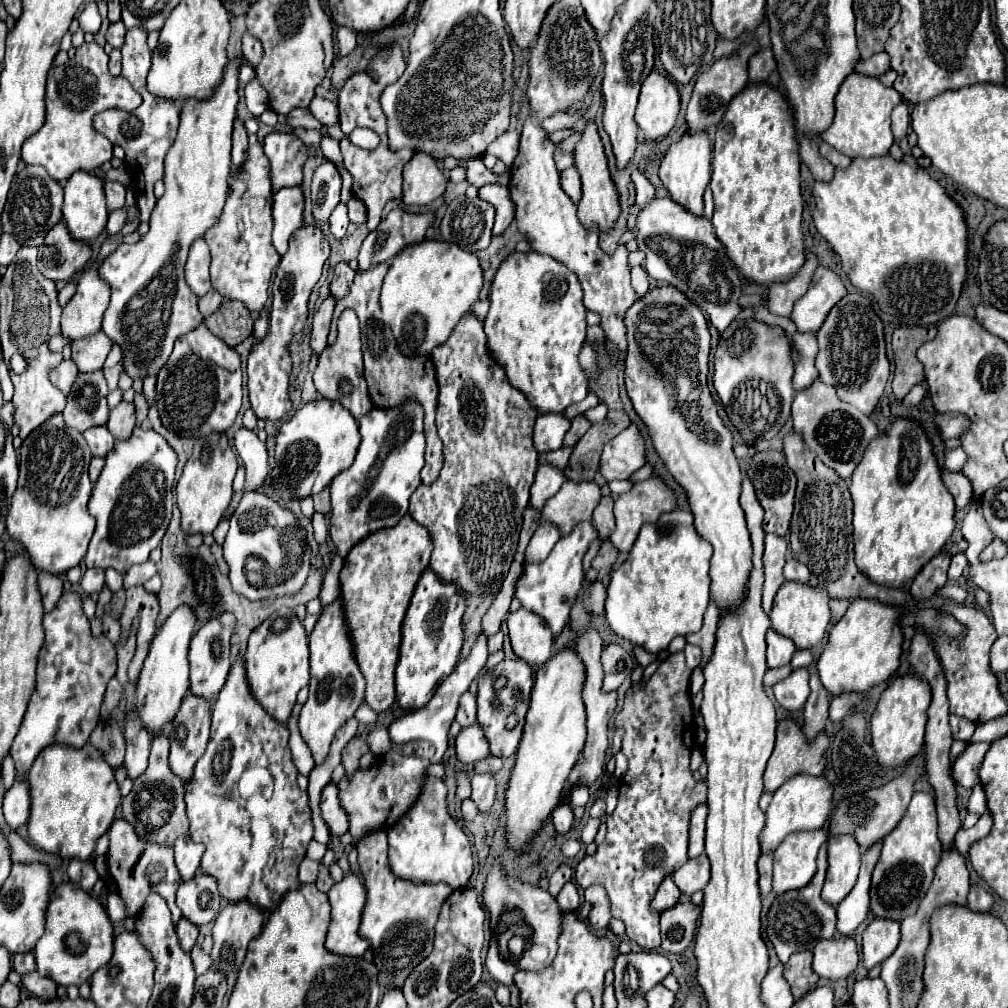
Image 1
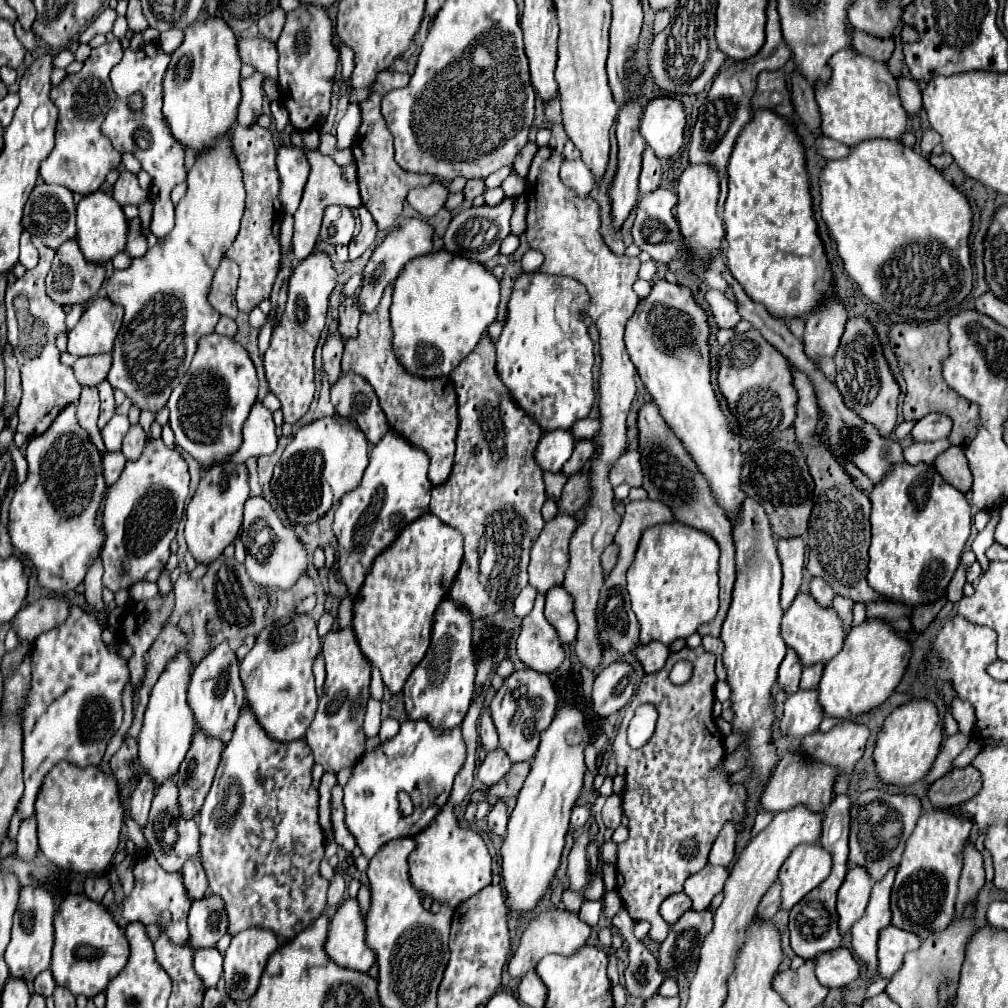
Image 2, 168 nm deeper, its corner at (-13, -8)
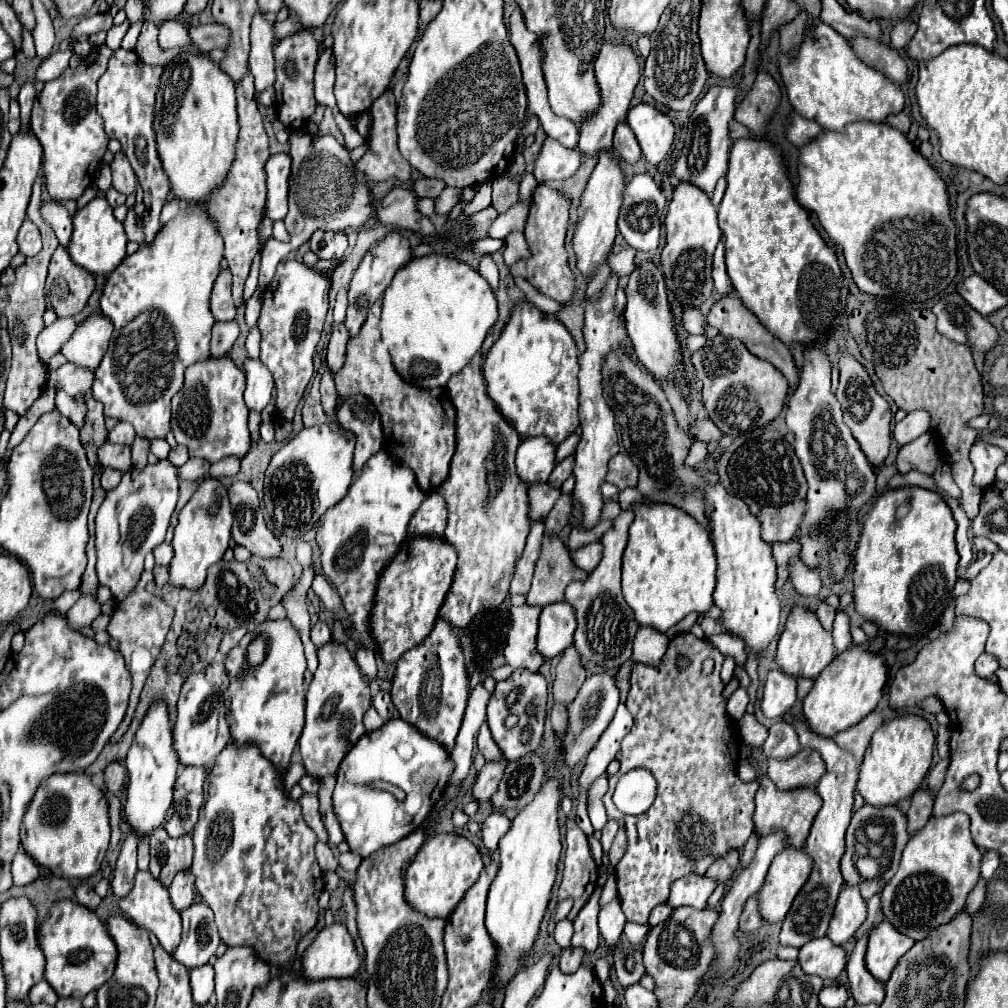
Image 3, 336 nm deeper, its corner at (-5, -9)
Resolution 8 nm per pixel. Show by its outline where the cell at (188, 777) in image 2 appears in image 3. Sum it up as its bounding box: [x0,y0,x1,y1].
[166,767,208,837]

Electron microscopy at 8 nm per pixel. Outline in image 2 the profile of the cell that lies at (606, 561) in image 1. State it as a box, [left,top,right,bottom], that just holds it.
[602,544,618,574]

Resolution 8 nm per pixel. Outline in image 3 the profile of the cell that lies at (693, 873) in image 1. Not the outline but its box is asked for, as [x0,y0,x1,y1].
[668,873,718,909]

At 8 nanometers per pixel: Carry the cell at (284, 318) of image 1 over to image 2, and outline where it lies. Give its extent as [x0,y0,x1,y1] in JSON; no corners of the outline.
[264,252,338,424]

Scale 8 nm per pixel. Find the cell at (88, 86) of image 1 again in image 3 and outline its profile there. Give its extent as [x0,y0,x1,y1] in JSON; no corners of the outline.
[30,45,112,199]

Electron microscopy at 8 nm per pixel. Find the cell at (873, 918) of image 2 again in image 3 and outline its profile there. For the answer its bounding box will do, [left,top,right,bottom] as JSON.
[846,931,884,1005]

